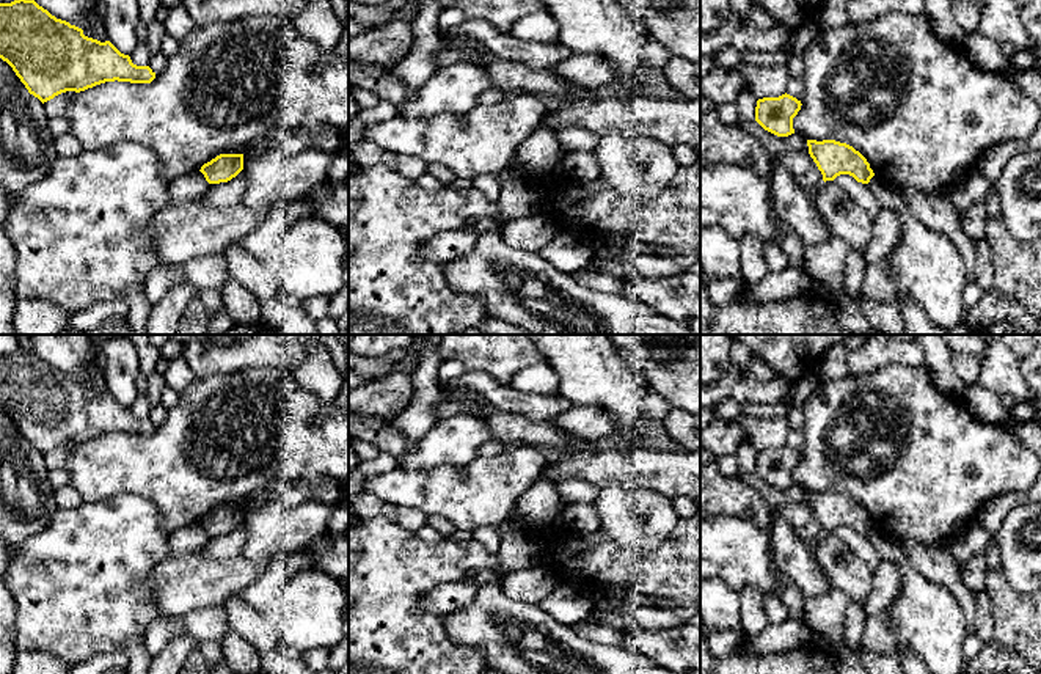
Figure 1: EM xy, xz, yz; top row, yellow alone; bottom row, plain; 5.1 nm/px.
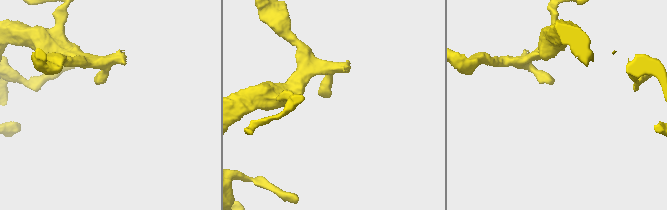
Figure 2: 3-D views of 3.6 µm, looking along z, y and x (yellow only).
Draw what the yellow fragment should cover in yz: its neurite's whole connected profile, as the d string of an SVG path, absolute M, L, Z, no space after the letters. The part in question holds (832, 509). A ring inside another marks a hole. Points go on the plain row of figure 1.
M807 492L807 498L824 534L834 533L840 526L849 526L857 534L868 536L875 528L867 511L846 495L835 492Z

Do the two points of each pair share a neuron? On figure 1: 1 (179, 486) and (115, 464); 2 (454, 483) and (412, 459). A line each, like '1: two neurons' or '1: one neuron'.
1: one neuron
2: two neurons

